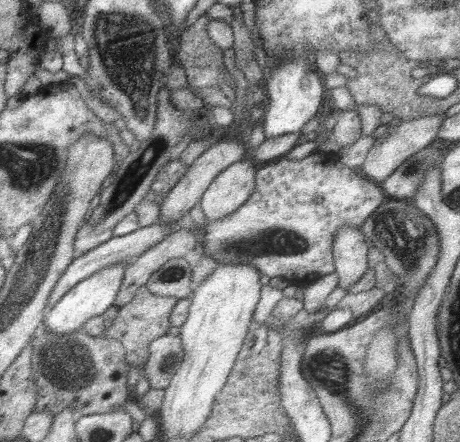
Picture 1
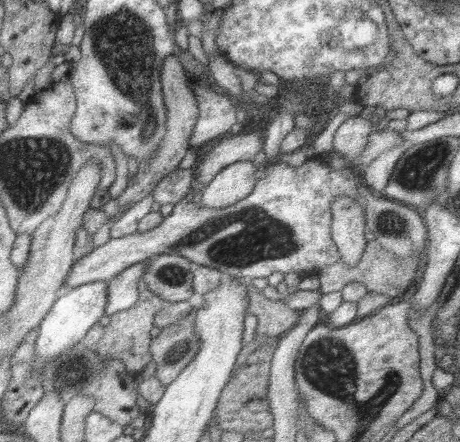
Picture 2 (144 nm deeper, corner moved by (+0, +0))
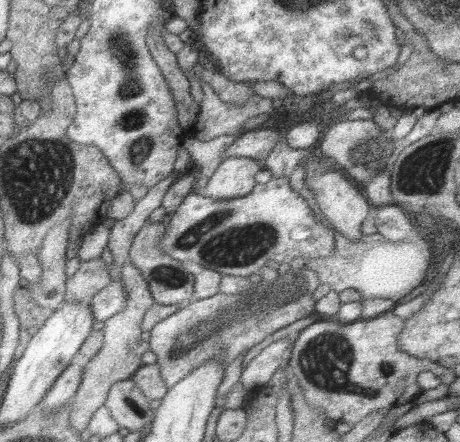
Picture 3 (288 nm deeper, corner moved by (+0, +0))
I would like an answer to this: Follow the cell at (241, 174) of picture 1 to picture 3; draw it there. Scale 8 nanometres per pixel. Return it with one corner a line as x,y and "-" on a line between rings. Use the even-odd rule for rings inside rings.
253,158
223,160
205,186
205,196
211,200
237,200
247,196
257,184
255,174
259,166

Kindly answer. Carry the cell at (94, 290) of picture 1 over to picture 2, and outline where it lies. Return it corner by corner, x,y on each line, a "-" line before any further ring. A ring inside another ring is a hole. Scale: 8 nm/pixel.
89,282
81,284
73,290
61,292
59,298
53,302
51,310
45,314
45,318
39,324
37,330
37,340
35,340
35,364
33,368
39,372
41,364
49,362
49,358
57,358
71,350
75,344
83,340
83,336
93,328
93,324
99,322
101,316
105,316
105,306
107,306
107,286
109,282

